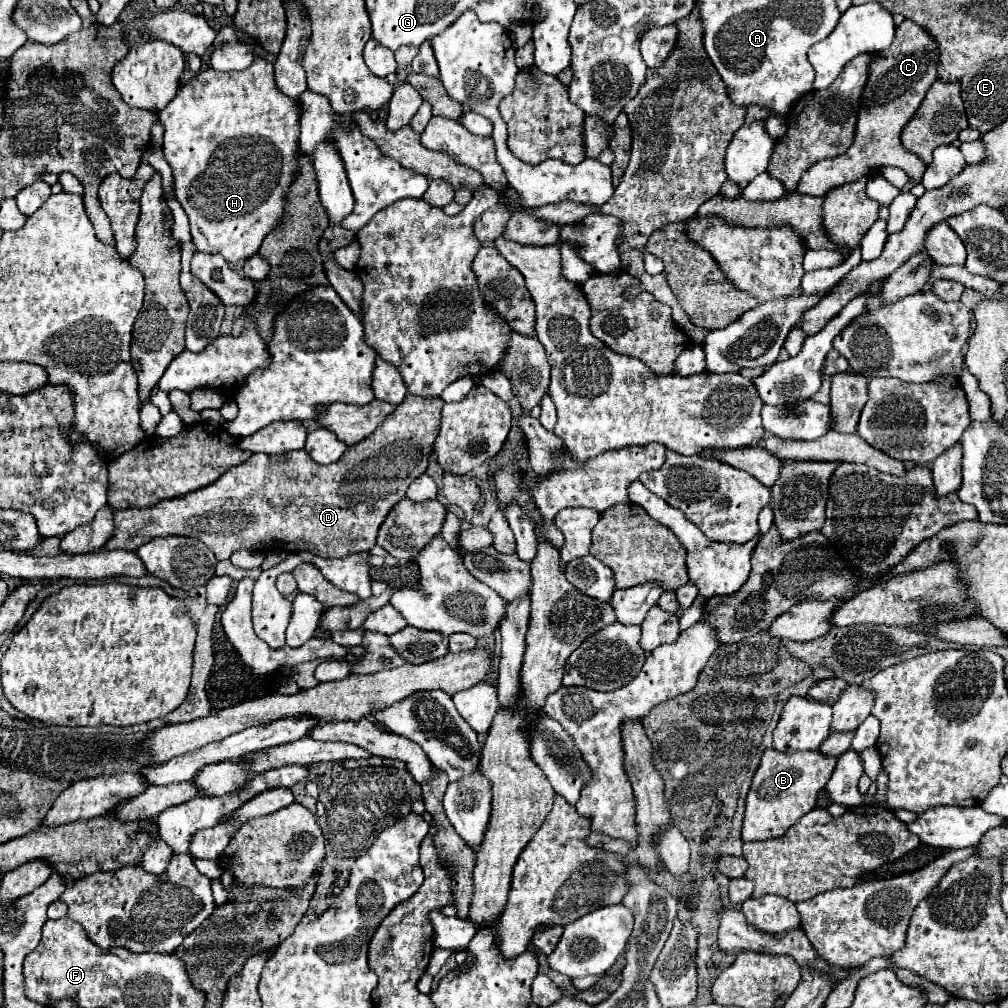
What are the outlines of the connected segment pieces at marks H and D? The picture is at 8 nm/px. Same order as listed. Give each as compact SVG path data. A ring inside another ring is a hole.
M256 59L248 69L244 71L214 71L214 69L204 69L198 75L194 75L188 83L182 83L176 97L166 105L164 111L158 113L162 125L164 125L164 155L166 161L170 163L172 171L174 171L174 193L176 199L180 201L180 205L184 207L188 219L190 219L190 229L192 229L192 243L198 251L204 253L220 253L226 261L236 263L236 261L246 261L248 257L252 257L254 253L258 253L260 243L264 241L264 237L282 223L284 217L284 209L286 209L286 193L288 187L292 185L294 177L296 177L296 169L300 167L298 163L298 135L300 135L300 113L302 113L302 105L300 101L286 97L278 85L276 85L276 77L274 77L274 65L268 63L266 59Z
M406 395L404 401L396 407L394 413L390 413L384 421L384 425L380 425L380 429L376 429L376 433L372 433L372 437L366 437L364 441L348 447L348 453L344 453L344 457L340 457L340 461L336 461L336 465L316 465L316 461L312 461L312 457L308 457L308 453L302 451L292 451L286 455L252 455L246 463L230 469L230 473L224 473L224 477L220 477L220 481L214 481L212 485L206 485L204 489L196 491L196 493L186 493L184 497L176 497L176 499L168 499L168 501L160 501L160 505L154 505L152 509L122 509L114 513L114 535L112 539L104 545L104 549L126 549L126 551L136 551L138 545L142 545L144 541L150 541L152 537L166 537L166 535L186 535L186 537L196 537L200 539L206 547L210 547L216 555L216 559L230 559L230 555L236 549L254 549L254 551L286 551L286 553L300 553L300 551L308 551L314 553L318 557L346 557L354 551L370 551L376 545L376 533L380 523L384 521L384 515L388 515L388 509L392 509L392 505L396 505L396 501L400 501L406 495L408 485L426 471L428 465L428 455L432 453L432 443L438 437L440 431L440 409L442 409L444 401L432 399L432 397L416 397L416 395Z

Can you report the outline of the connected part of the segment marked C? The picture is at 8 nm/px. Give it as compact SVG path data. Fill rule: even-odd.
M904 19L902 25L896 27L892 45L880 53L874 53L872 61L868 63L868 79L862 91L854 143L842 157L818 161L808 171L804 171L796 191L804 195L826 195L840 185L874 175L874 171L880 173L884 167L898 167L908 175L910 183L920 183L926 165L920 161L920 157L908 153L902 147L900 131L920 107L928 87L936 81L936 65L938 53L936 45L932 45L932 37L928 37L928 33L924 33L924 29L920 29L914 21Z

